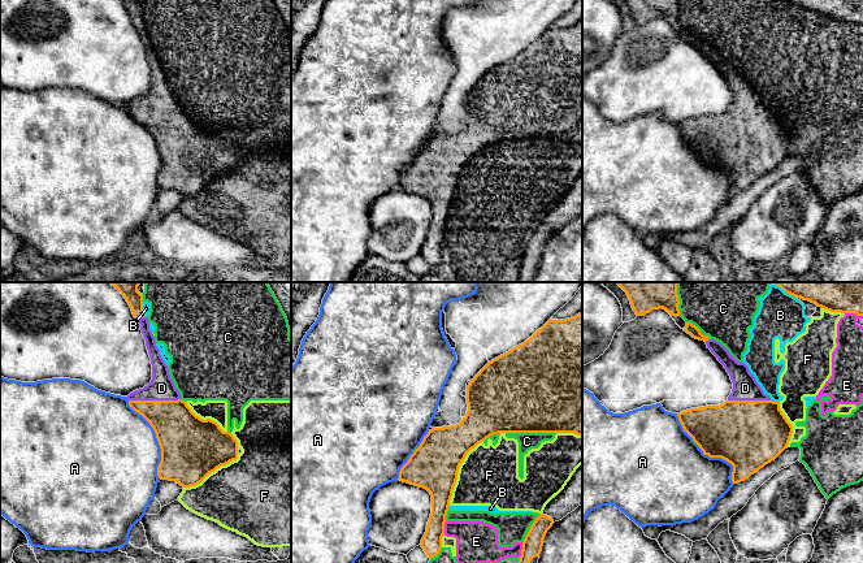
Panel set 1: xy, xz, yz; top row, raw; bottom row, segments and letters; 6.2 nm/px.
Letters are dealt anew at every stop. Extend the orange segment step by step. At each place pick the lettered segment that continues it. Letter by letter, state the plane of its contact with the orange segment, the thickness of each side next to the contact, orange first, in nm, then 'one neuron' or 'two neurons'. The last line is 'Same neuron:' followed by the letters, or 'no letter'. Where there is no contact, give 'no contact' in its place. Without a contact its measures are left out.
A: yz | 400/480 nm | two neurons
B: yz | 420/160 nm | two neurons
C: xz | 500/110 nm | two neurons
D: xy | 300/160 nm | one neuron
E: xz | 130/200 nm | two neurons
F: xz | 300/360 nm | two neurons
Same neuron: D

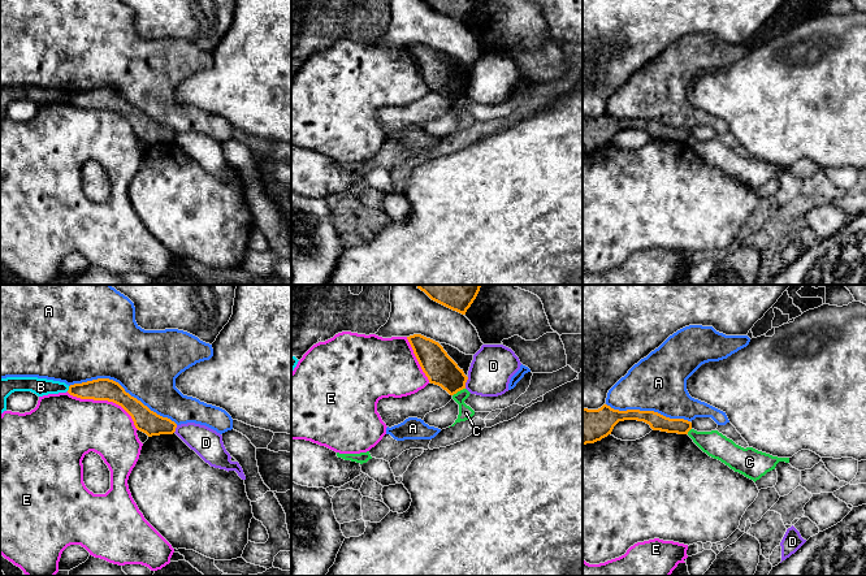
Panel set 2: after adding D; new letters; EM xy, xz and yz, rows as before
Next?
A: xy | 140/420 nm | two neurons
B: xy | 140/110 nm | two neurons
C: xz | 190/90 nm | two neurons
D: xz | 190/260 nm | two neurons
E: xy | 140/360 nm | two neurons
Same neuron: no letter

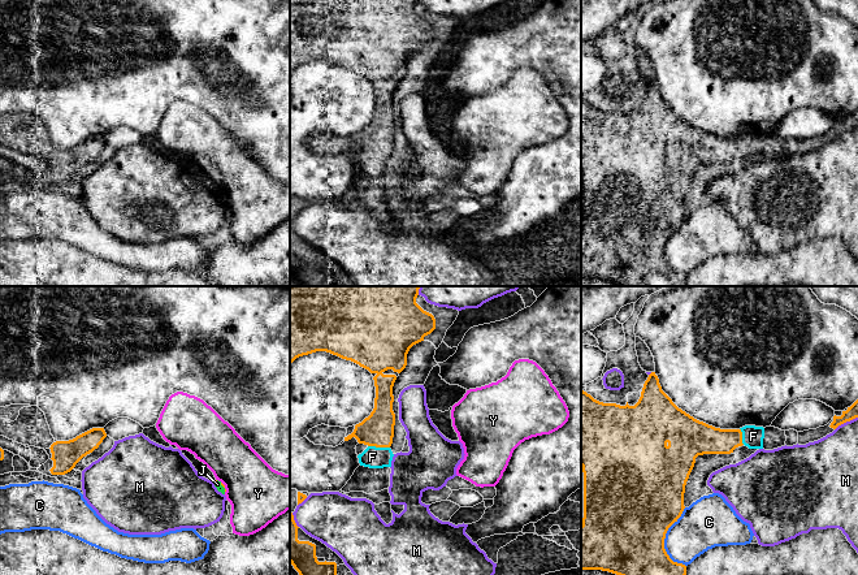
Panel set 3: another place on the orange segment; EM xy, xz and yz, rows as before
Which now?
C: yz | 500/280 nm | two neurons
F: xz | 200/140 nm | one neuron
J: xy | 20/50 nm | two neurons
M: yz | 80/300 nm | two neurons
Y: xy | 20/360 nm | two neurons
Same neuron: F

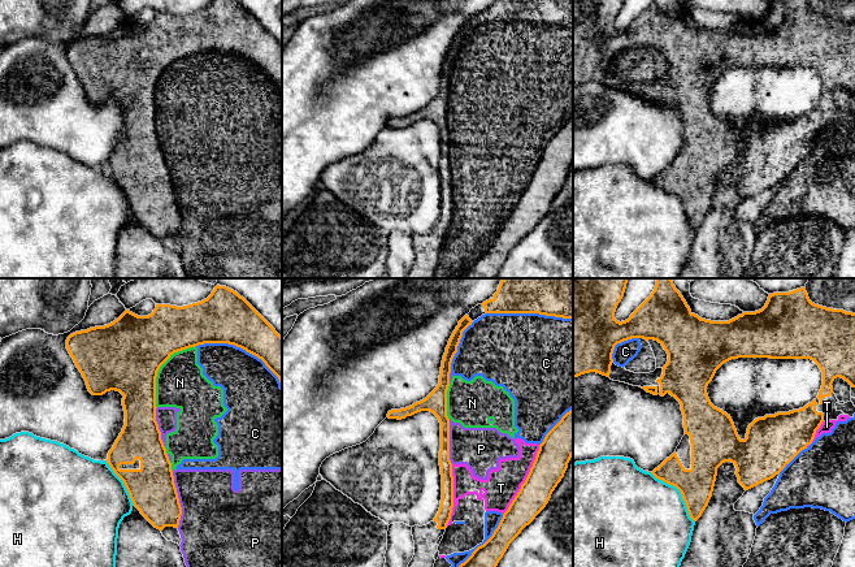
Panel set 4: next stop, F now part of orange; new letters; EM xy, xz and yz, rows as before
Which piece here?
C: xy | 320/340 nm | two neurons
H: yz | 200/480 nm | two neurons
N: xy | 440/300 nm | two neurons
P: xy | 280/420 nm | two neurons
T: xz | 200/200 nm | two neurons
Same neuron: no letter

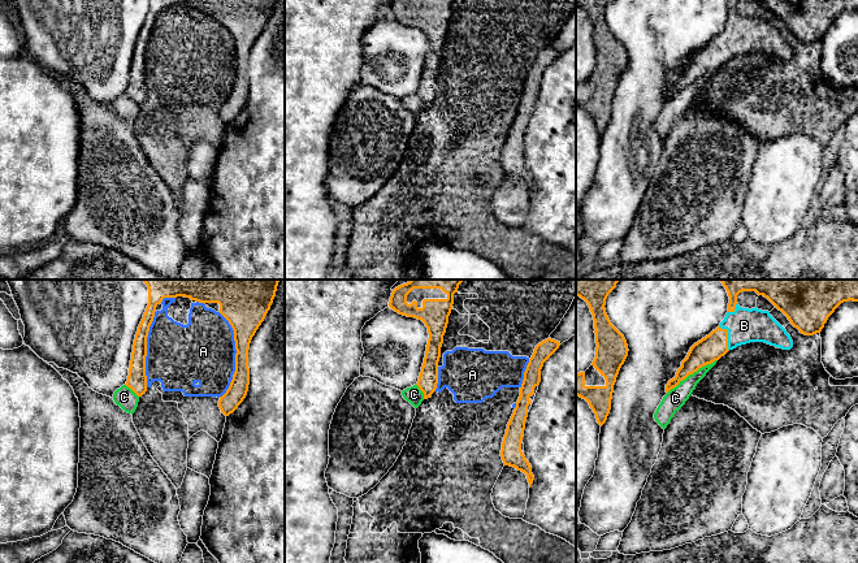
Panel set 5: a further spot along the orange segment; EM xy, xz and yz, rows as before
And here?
A: xy | 200/380 nm | two neurons
B: yz | 160/220 nm | one neuron
C: yz | 160/120 nm | two neurons
Same neuron: B

